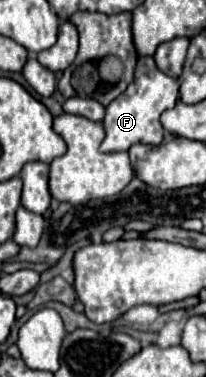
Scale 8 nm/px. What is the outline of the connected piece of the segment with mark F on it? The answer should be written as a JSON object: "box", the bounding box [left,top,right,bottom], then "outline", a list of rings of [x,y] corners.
{"box":[100,57,178,153],"outline":[[[138,57],[134,81],[128,85],[128,89],[118,95],[108,107],[106,115],[102,119],[106,137],[100,145],[104,153],[110,151],[128,151],[136,143],[146,145],[160,145],[164,137],[164,129],[160,125],[160,115],[166,109],[172,109],[178,101],[178,81],[166,73],[162,73],[152,57]]]}

